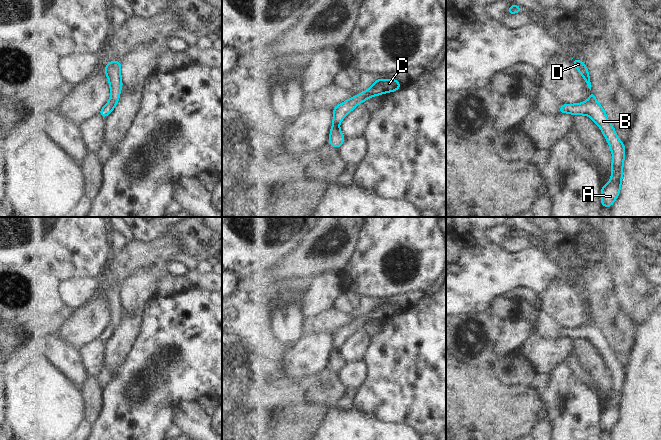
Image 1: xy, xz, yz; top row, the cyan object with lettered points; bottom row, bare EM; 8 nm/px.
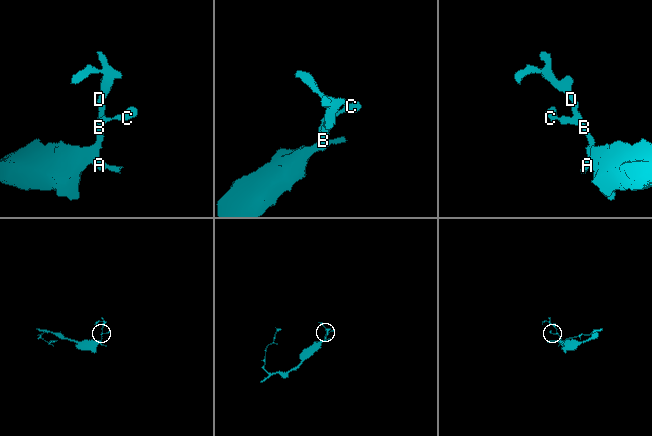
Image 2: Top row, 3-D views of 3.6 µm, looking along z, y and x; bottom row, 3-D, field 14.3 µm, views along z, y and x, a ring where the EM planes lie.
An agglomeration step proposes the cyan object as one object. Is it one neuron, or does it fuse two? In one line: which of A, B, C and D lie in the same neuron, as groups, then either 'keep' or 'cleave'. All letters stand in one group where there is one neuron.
A B C D; keep

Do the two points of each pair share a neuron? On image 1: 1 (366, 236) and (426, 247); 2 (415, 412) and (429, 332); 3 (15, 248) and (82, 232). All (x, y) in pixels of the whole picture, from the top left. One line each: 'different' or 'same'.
1: same
2: same
3: same

